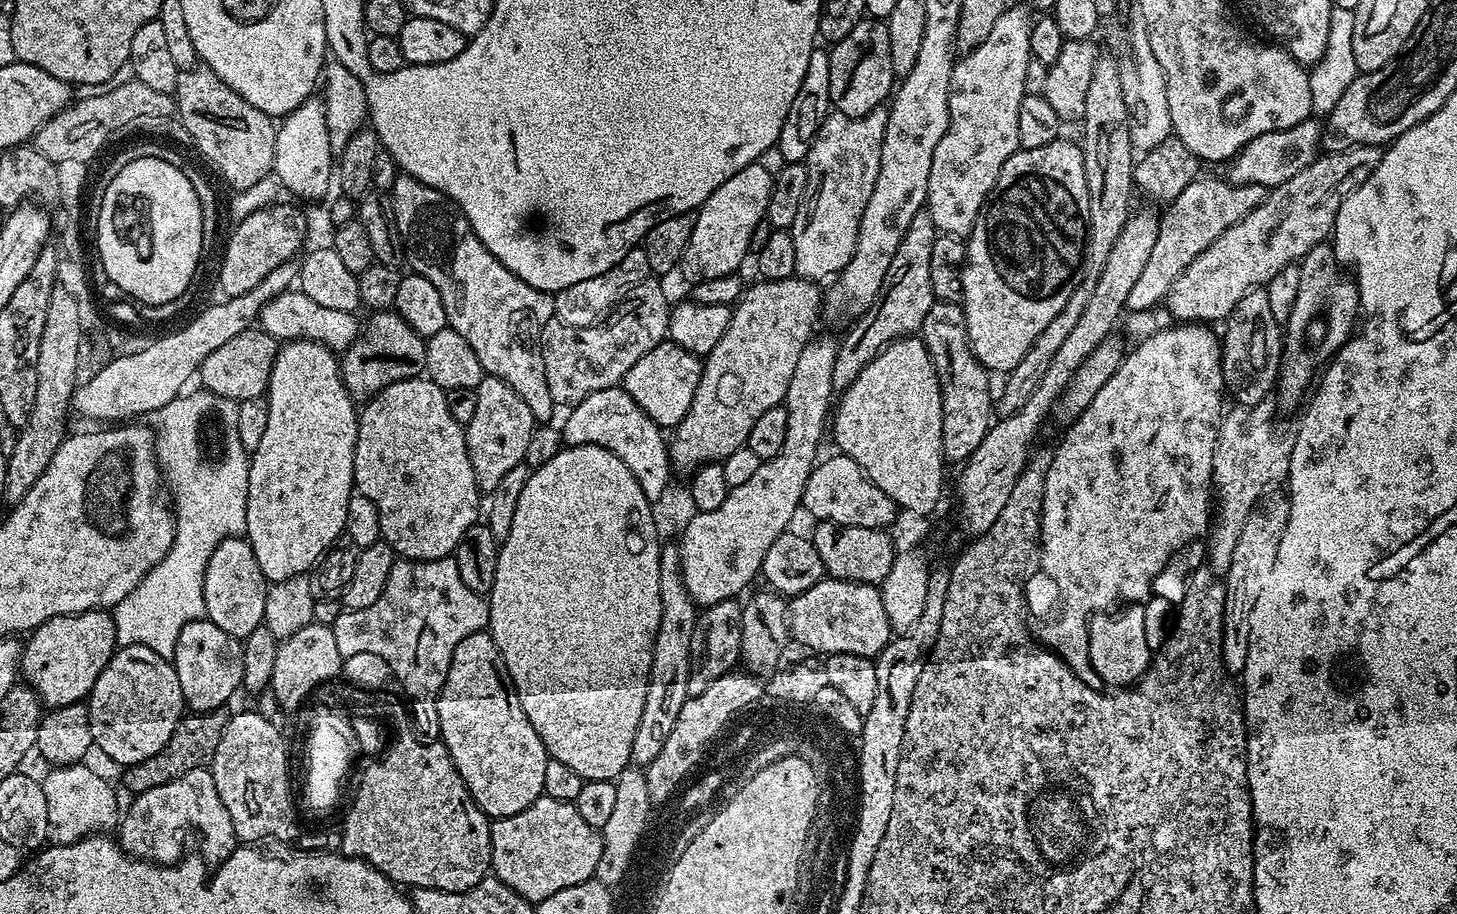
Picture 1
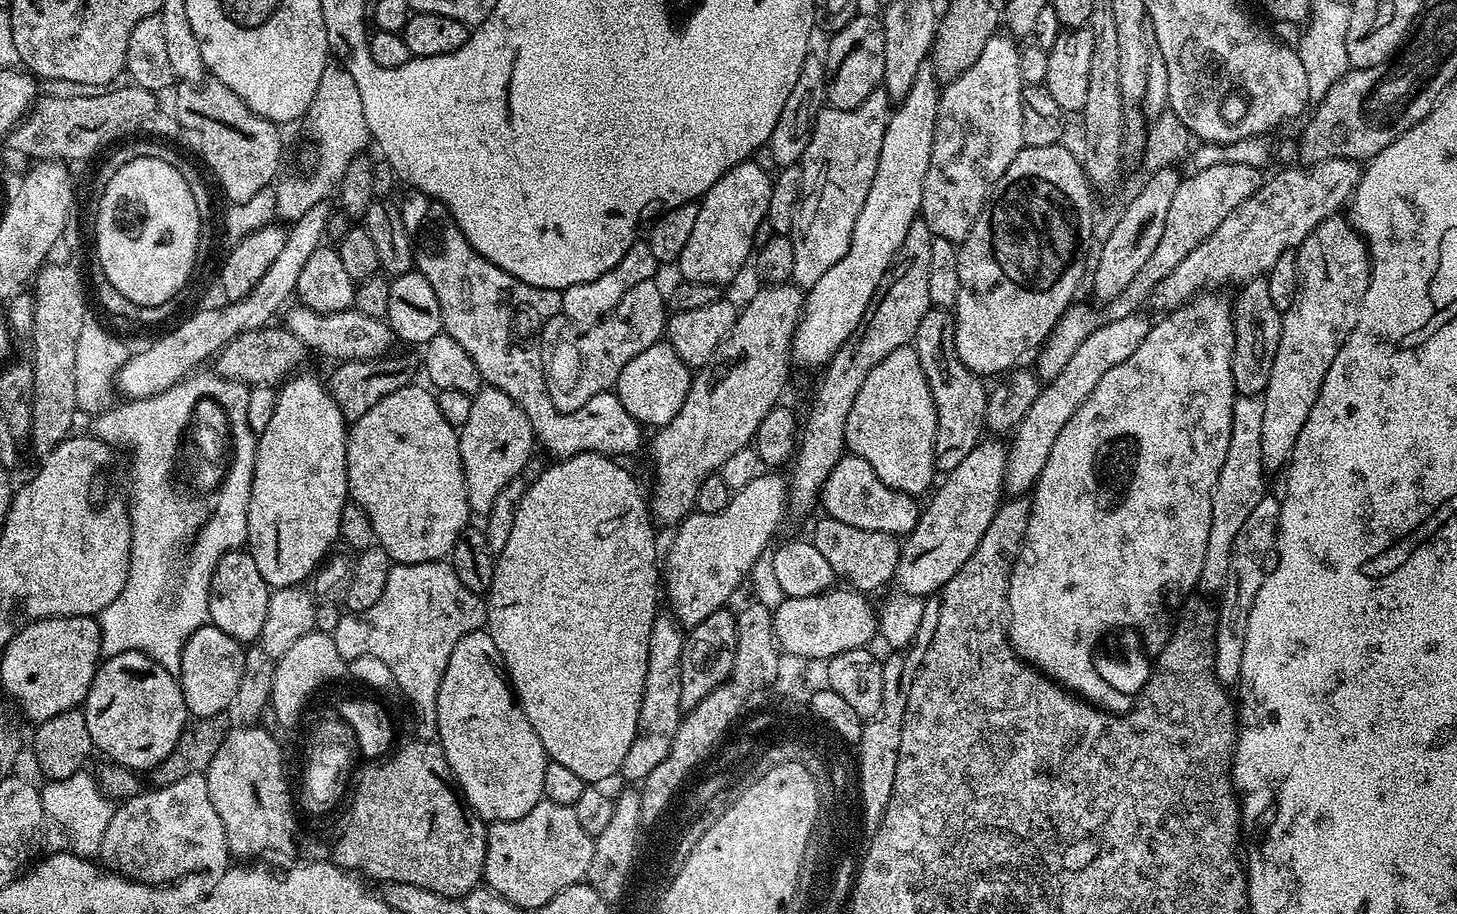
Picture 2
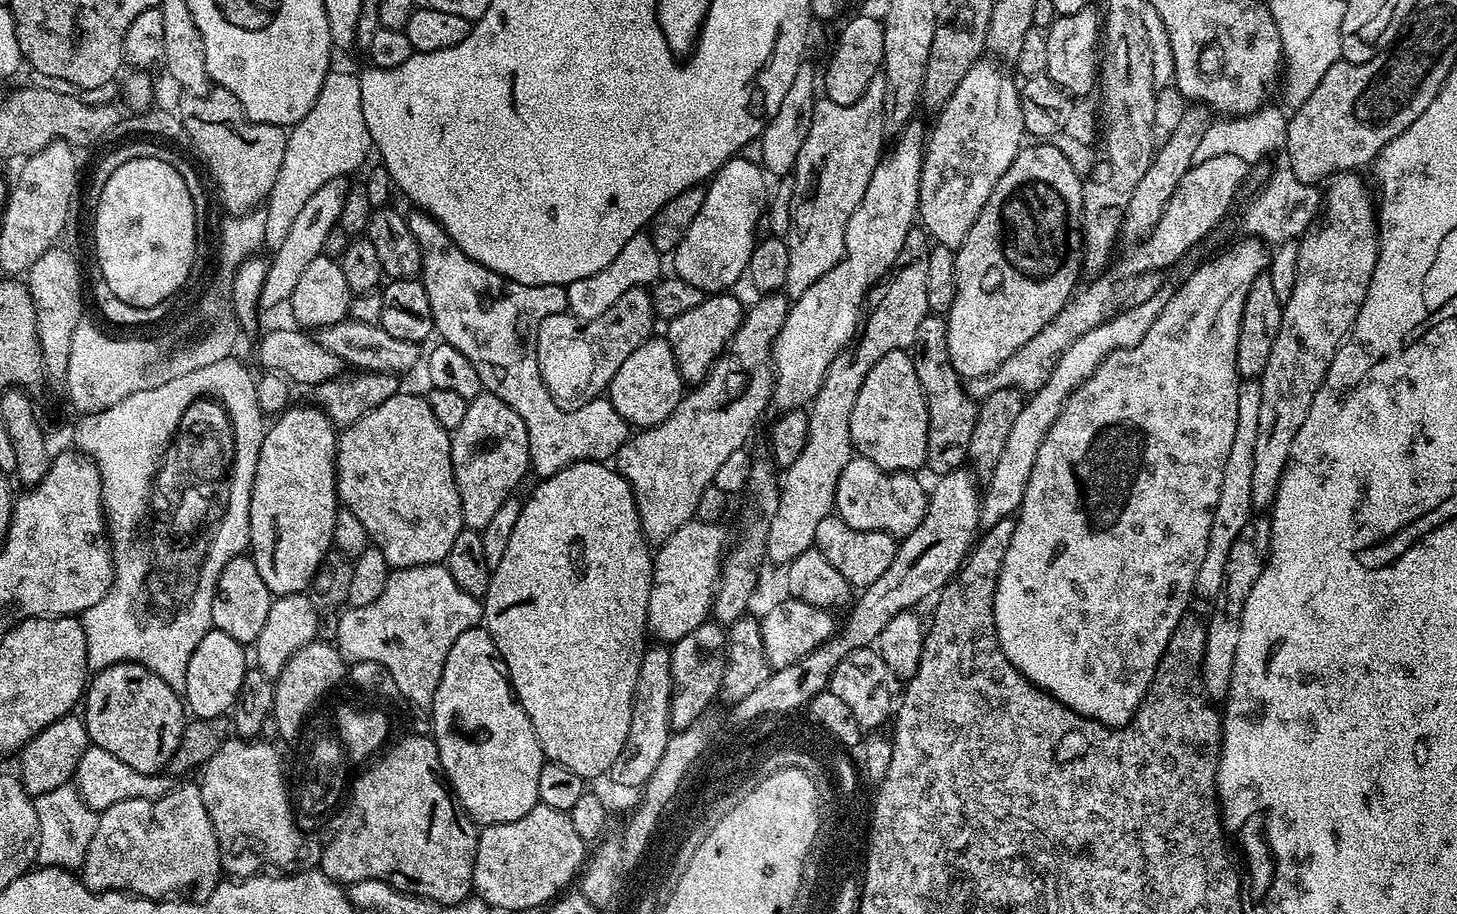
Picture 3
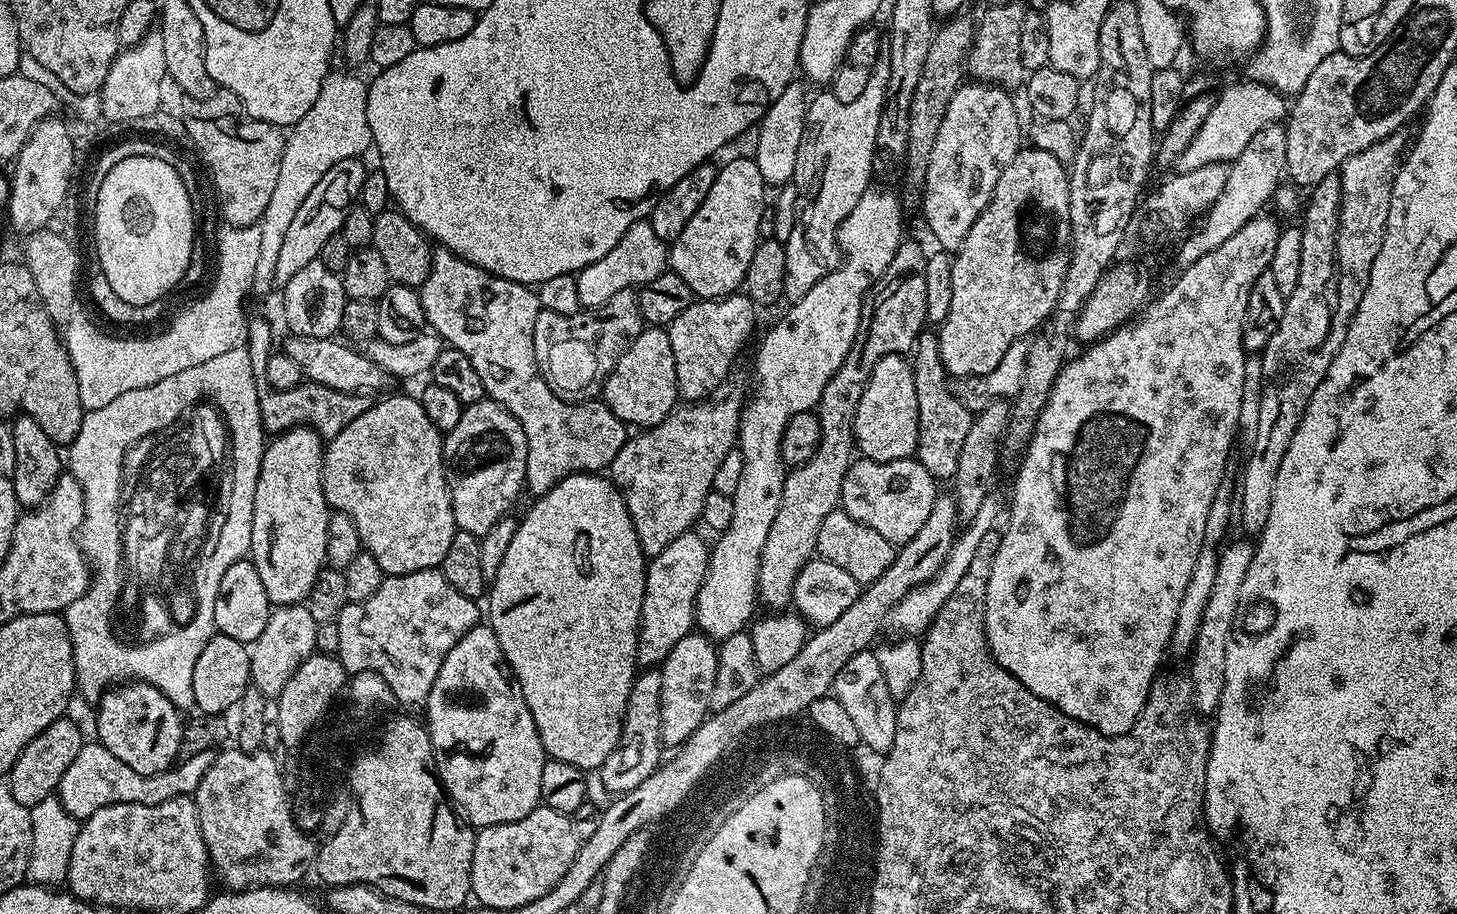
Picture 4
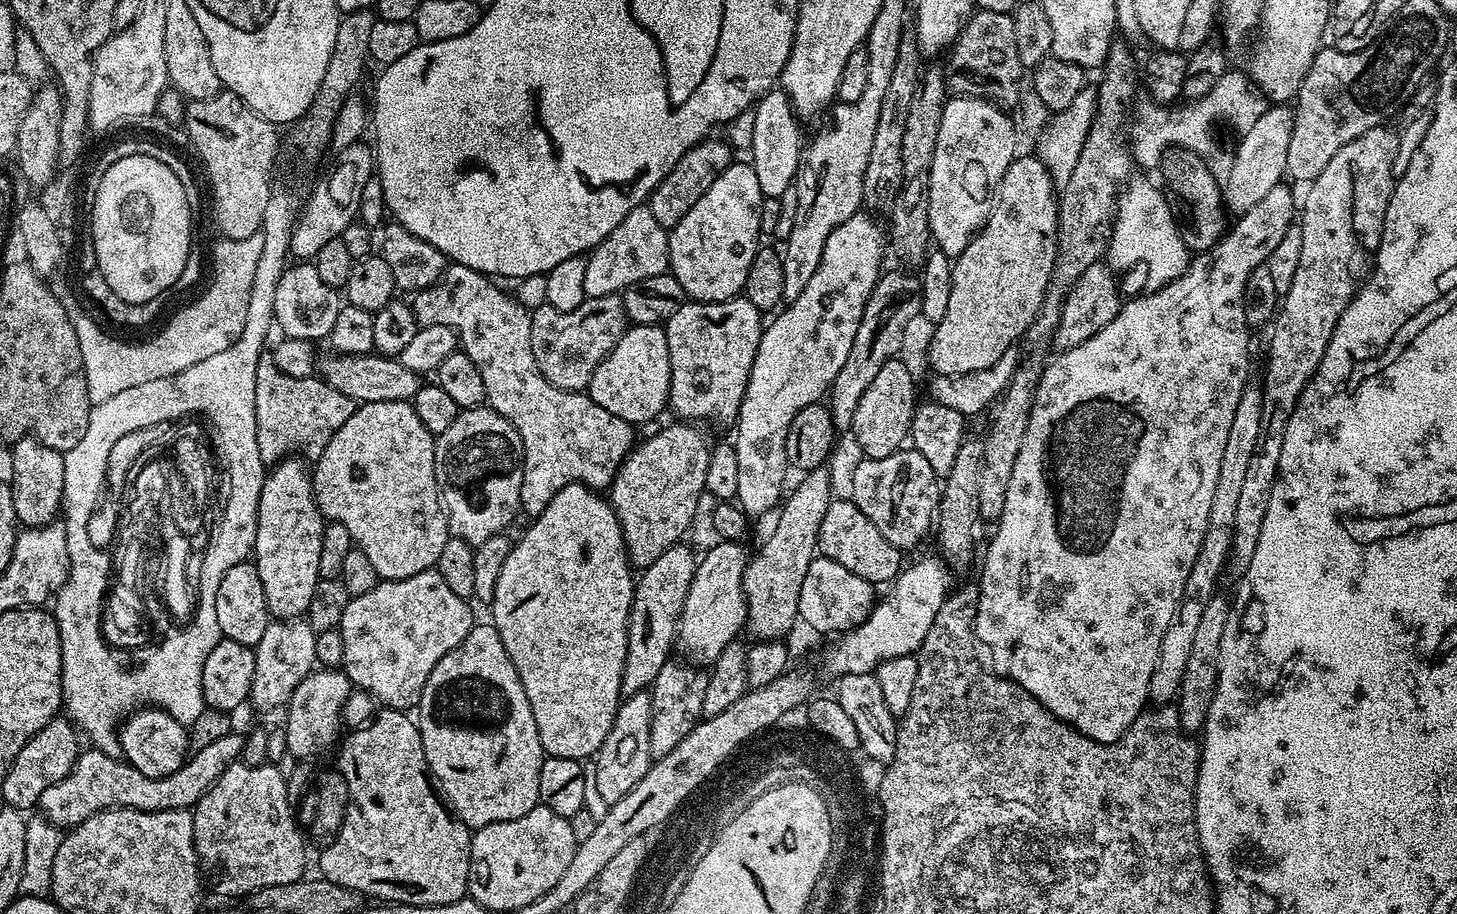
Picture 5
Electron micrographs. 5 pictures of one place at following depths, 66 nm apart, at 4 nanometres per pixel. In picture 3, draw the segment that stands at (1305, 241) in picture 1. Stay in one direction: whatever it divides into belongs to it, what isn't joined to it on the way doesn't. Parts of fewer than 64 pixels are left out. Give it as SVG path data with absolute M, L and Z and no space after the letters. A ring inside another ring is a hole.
M1281 166L1264 184L1264 189L1244 208L1244 228L1249 237L1275 246L1287 240L1299 241L1312 227L1321 207L1322 192L1316 184L1302 182L1292 169Z

